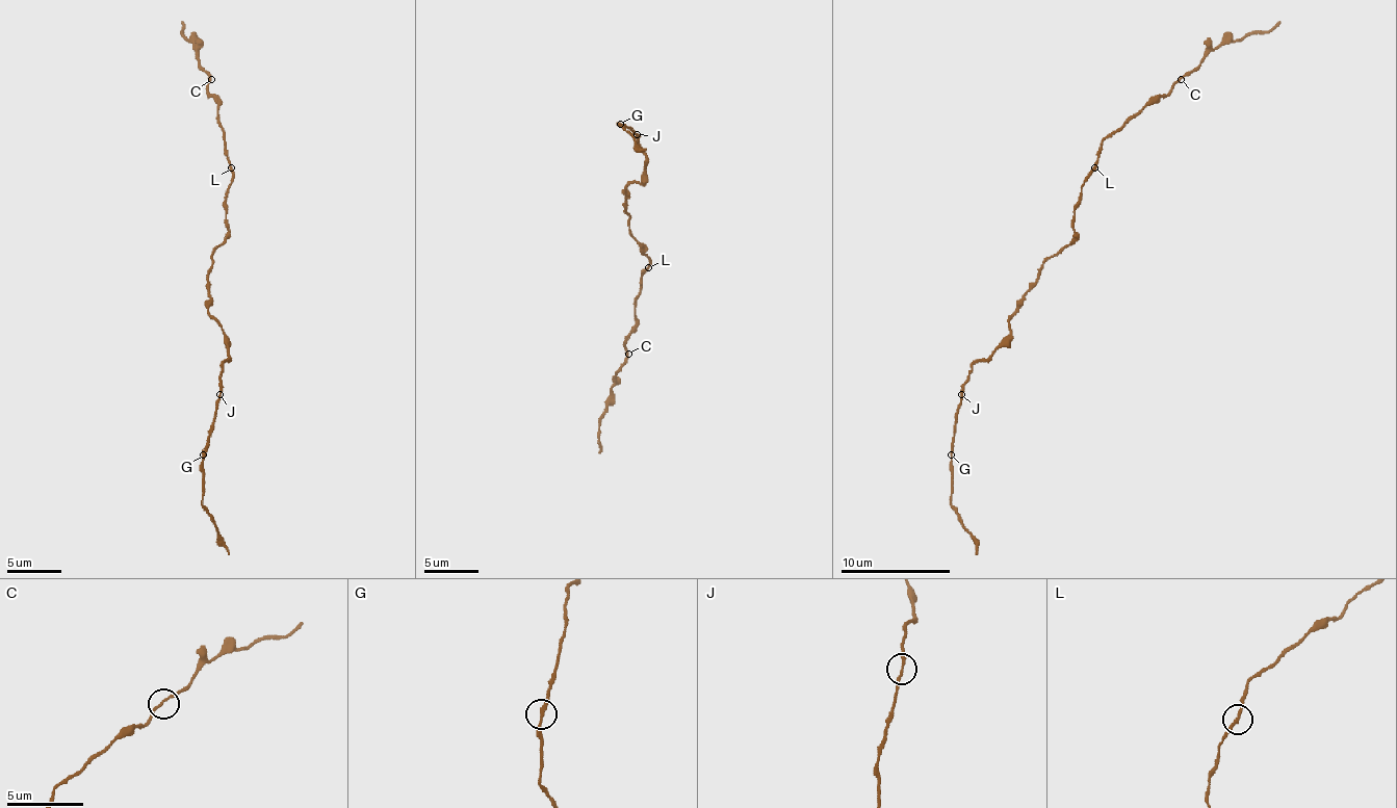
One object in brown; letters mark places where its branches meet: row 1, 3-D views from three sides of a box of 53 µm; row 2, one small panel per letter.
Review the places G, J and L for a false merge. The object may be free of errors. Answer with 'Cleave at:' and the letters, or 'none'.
Cleave at: none

